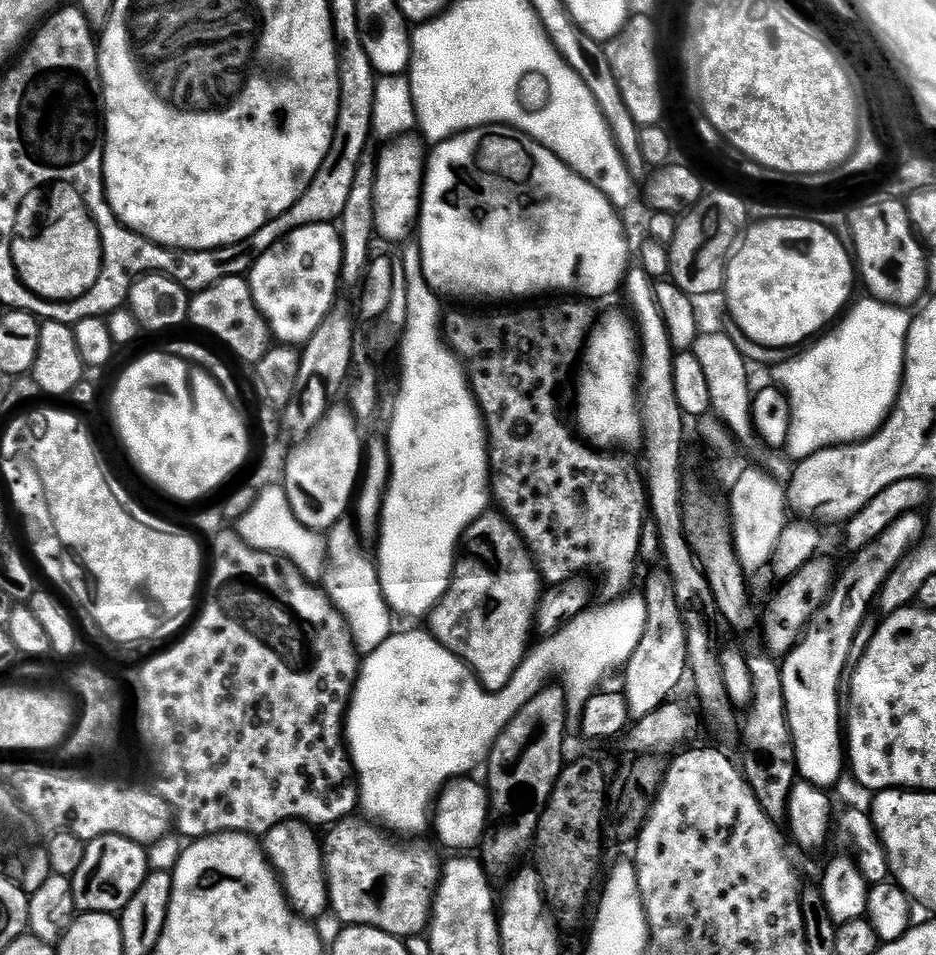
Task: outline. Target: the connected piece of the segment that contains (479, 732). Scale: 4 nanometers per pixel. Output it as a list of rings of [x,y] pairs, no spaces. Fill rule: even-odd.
[[[628,595],[612,598],[616,600],[609,604],[597,603],[589,607],[560,631],[541,639],[541,644],[529,651],[508,685],[500,692],[487,692],[472,669],[438,643],[428,630],[397,631],[376,650],[365,655],[360,674],[356,677],[356,691],[352,693],[346,721],[346,743],[360,785],[360,804],[369,812],[365,813],[373,821],[383,822],[389,829],[397,828],[392,829],[397,833],[420,832],[424,827],[429,827],[430,807],[441,789],[449,781],[471,773],[468,771],[487,757],[500,731],[515,718],[522,706],[526,706],[526,702],[530,702],[530,698],[549,687],[553,681],[564,679],[567,699],[584,705],[594,695],[595,684],[607,672],[614,671],[616,667],[617,671],[627,664],[634,650],[638,650],[638,642],[642,642],[642,634],[646,630],[646,602],[643,595]]]

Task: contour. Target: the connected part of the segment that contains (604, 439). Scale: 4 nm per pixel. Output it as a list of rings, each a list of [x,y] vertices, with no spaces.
[[[608,312],[597,324],[595,321],[587,333],[586,343],[582,348],[584,369],[576,380],[576,424],[580,427],[581,434],[585,436],[583,439],[596,450],[632,448],[635,444],[637,447],[644,434],[642,404],[638,399],[638,385],[642,380],[640,341],[633,321],[625,316],[620,312]]]

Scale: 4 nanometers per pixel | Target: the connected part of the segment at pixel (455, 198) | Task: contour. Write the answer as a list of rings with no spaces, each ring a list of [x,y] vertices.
[[[489,126],[486,128],[471,128],[469,132],[460,132],[456,136],[451,136],[449,140],[444,140],[431,149],[430,155],[426,160],[426,171],[424,173],[424,190],[420,198],[420,218],[418,221],[418,245],[421,252],[421,266],[424,271],[426,282],[431,286],[433,291],[441,298],[449,296],[452,300],[524,300],[527,296],[544,296],[547,292],[577,292],[577,297],[588,298],[584,296],[608,296],[611,292],[621,291],[626,277],[630,271],[628,264],[628,236],[624,233],[624,224],[620,221],[621,213],[612,205],[611,202],[586,178],[582,178],[570,166],[566,166],[556,155],[546,146],[542,146],[537,140],[530,140],[523,134],[510,134],[509,129],[504,126]]]

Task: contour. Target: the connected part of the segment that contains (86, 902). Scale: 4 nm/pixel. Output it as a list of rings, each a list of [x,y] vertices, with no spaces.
[[[99,836],[87,841],[84,845],[86,858],[82,858],[82,866],[70,878],[72,893],[77,913],[111,912],[119,914],[125,906],[138,894],[142,882],[146,882],[150,865],[148,865],[149,849],[145,845],[121,836]]]

